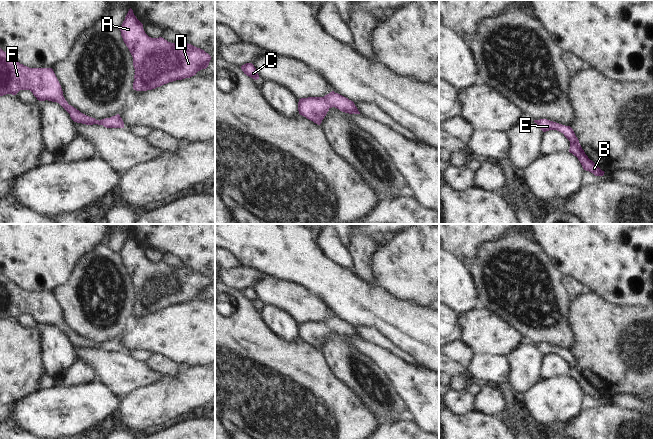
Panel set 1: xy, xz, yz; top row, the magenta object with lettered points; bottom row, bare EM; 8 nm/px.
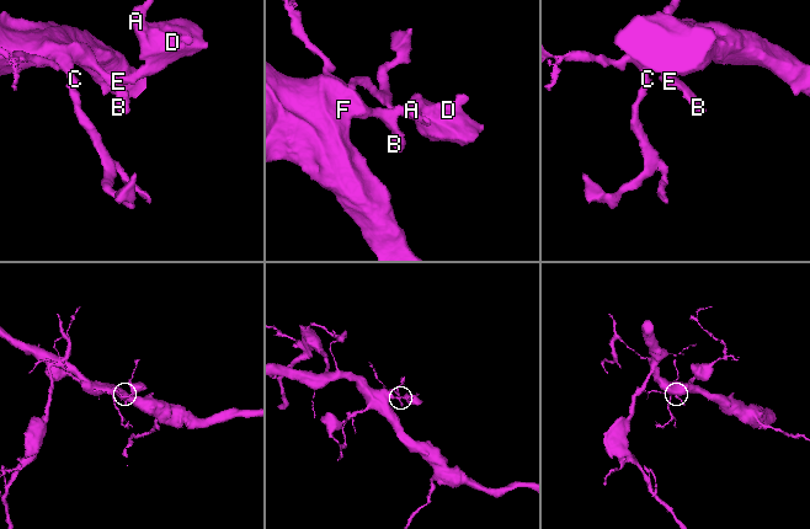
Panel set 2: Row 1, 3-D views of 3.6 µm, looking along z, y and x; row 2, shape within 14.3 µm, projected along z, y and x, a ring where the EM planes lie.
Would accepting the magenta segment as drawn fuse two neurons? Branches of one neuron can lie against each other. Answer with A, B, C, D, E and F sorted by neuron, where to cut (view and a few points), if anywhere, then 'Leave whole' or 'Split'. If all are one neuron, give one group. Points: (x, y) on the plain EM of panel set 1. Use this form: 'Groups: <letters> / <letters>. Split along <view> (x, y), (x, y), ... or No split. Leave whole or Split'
Groups: A B C D E F. No split. Leave whole

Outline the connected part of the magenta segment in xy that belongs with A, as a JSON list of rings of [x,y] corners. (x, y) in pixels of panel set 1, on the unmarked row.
[[[131,232],[119,254],[133,281],[133,313],[136,315],[152,314],[169,306],[190,302],[206,293],[211,284],[208,277],[191,268],[149,261]]]

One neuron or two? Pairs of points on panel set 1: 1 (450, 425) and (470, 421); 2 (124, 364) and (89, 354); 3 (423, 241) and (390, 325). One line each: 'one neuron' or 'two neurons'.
1: one neuron
2: one neuron
3: two neurons

